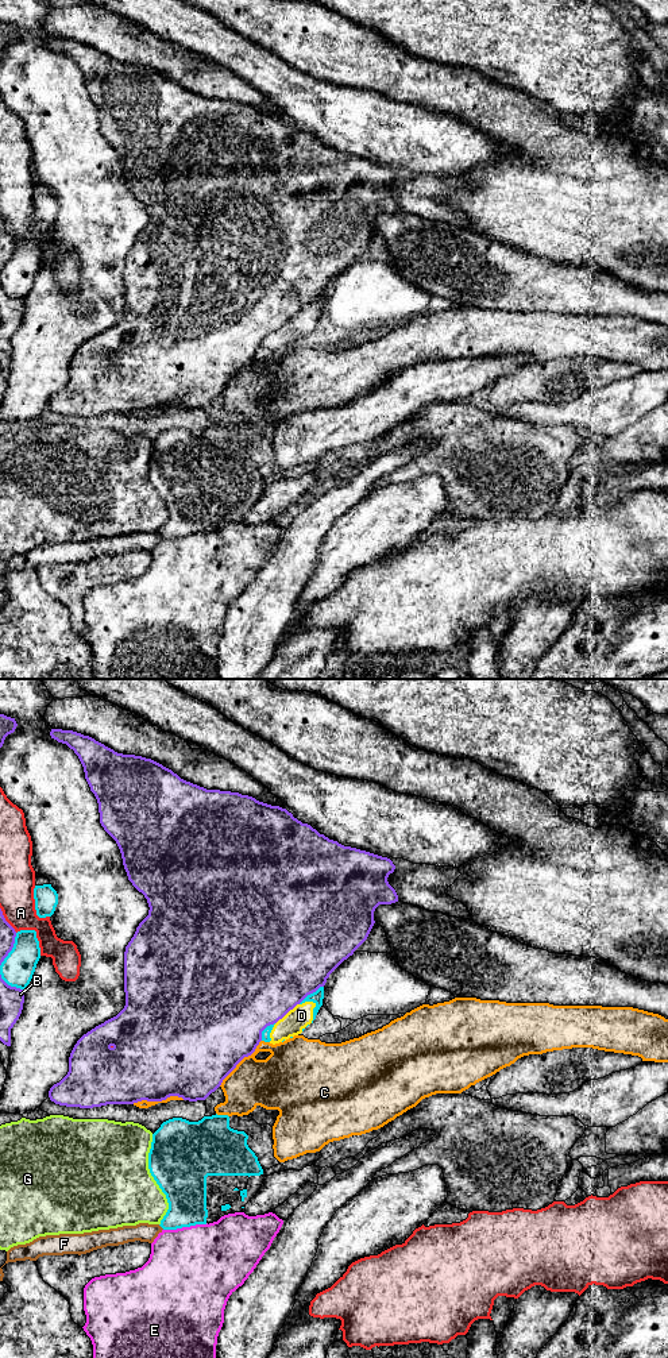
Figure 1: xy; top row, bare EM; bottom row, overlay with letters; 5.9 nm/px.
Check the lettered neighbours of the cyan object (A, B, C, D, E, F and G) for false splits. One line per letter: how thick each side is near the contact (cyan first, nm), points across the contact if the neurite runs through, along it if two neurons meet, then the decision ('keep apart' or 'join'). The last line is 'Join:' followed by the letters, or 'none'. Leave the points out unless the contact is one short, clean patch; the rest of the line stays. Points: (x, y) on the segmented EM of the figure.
A: calibres 200 and 200 nm; keep apart
B: calibres 70 and 500 nm; keep apart
C: calibres 340 and 260 nm; keep apart
D: calibres 70 and 140 nm; way xy (317, 996), (313, 1009), (301, 1015); join
E: calibres 260 and 480 nm; keep apart
F: calibres 240 and 110 nm; keep apart
G: calibres 400 and 460 nm; keep apart
Join: D

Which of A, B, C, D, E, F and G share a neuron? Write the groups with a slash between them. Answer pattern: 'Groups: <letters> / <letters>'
Groups: A / B / C / D / E / F / G

